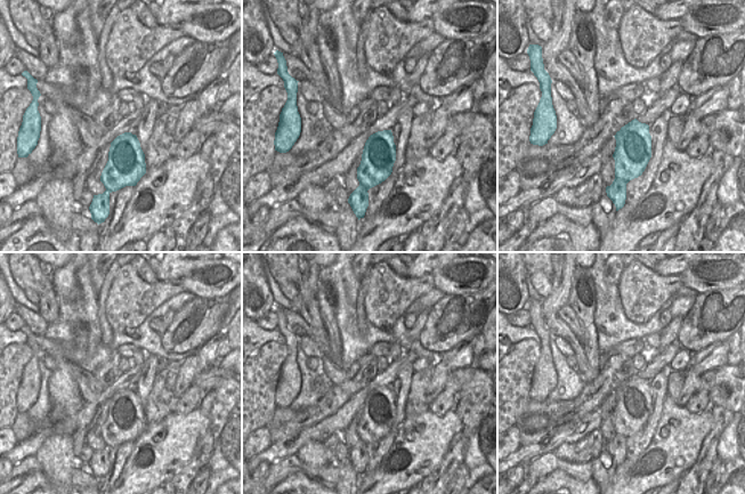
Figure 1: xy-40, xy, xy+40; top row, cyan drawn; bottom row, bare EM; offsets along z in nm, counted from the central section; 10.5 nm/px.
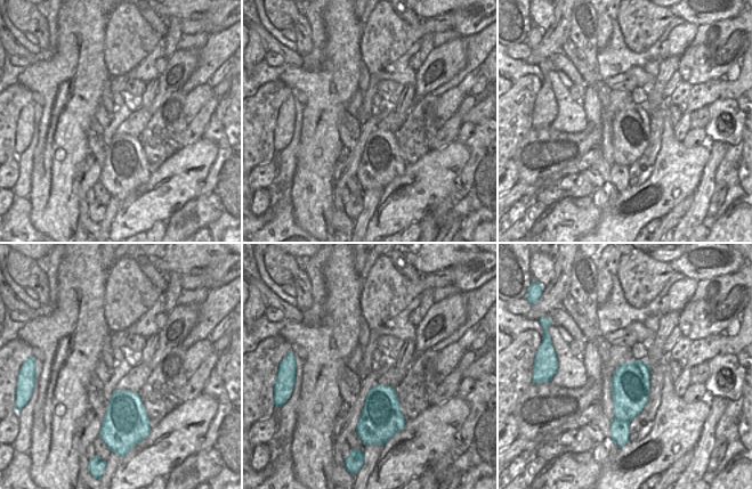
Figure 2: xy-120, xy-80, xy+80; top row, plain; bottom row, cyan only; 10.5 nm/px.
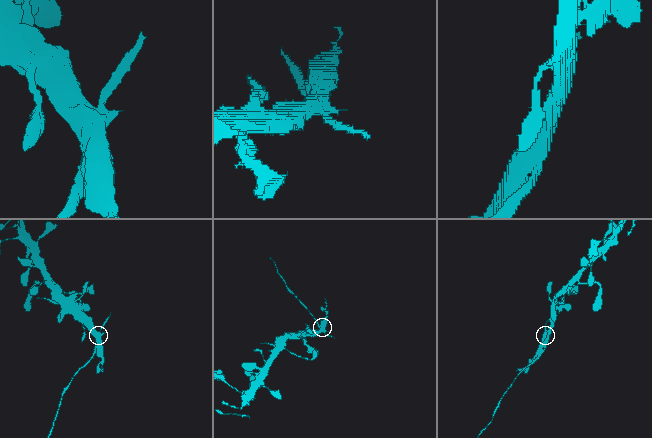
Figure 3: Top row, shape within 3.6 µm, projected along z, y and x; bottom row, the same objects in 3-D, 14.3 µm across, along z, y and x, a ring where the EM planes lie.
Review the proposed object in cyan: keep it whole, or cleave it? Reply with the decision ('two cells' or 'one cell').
two cells

